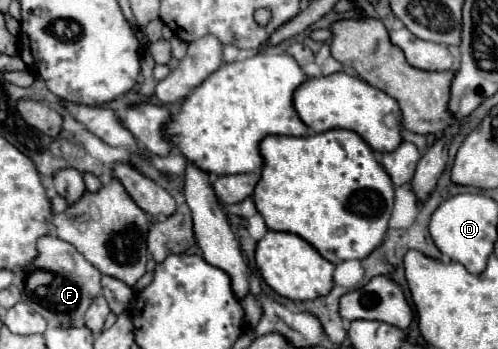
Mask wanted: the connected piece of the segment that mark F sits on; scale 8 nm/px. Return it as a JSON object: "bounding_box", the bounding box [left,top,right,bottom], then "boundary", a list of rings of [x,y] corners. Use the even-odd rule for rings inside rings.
{"bounding_box":[23,234,101,328],"boundary":[[[51,234],[41,236],[41,240],[37,240],[37,248],[39,248],[39,256],[27,266],[27,274],[43,270],[53,276],[53,282],[49,286],[23,288],[23,302],[33,312],[41,314],[49,324],[63,326],[63,328],[83,324],[83,316],[87,308],[91,306],[93,298],[101,294],[101,272],[93,268],[93,264],[89,264],[85,256],[77,252],[77,248],[73,248],[69,242],[57,236]]]}

